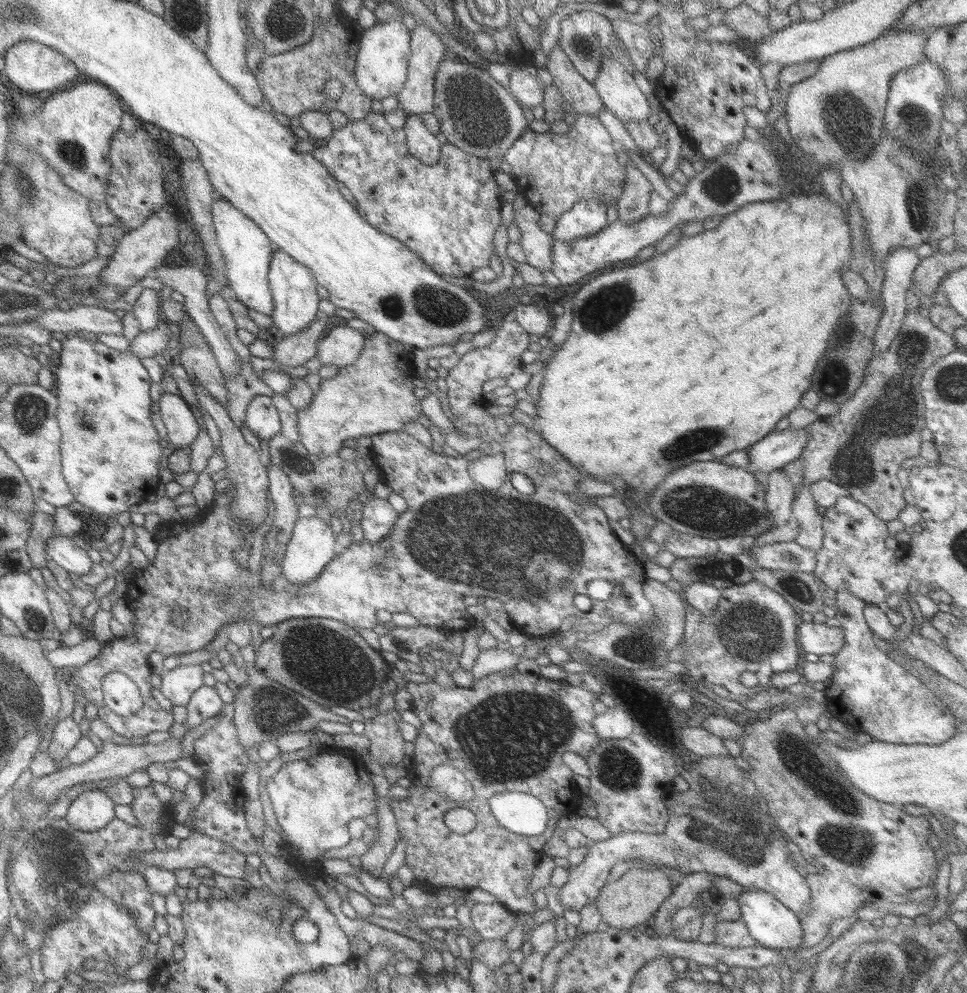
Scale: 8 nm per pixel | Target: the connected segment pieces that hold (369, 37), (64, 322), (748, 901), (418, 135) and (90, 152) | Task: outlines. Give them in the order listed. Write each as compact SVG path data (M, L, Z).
M388 17L382 23L377 23L361 32L356 58L356 85L374 100L382 100L388 96L397 96L407 80L408 59L410 50L410 29L402 19Z
M75 306L68 311L59 308L45 311L28 324L38 324L51 332L65 335L81 335L92 332L95 335L123 336L123 320L114 312L96 306Z
M750 887L748 891L743 891L740 896L736 897L740 921L746 924L746 928L750 936L758 945L767 949L782 949L792 952L794 947L798 947L802 943L802 926L798 921L797 914L783 906L774 896L768 892L762 892L758 889Z
M408 116L403 130L406 134L407 148L412 156L427 165L432 165L440 159L441 143L424 125L421 117Z
M81 78L68 90L58 91L50 98L44 97L42 106L32 114L13 113L9 116L10 137L24 143L30 151L42 155L48 167L56 170L64 184L90 200L92 219L98 227L96 238L96 258L110 258L116 250L118 241L130 230L120 226L120 220L112 214L106 204L110 141L116 130L120 129L120 118L124 114L123 101L118 95L101 83Z

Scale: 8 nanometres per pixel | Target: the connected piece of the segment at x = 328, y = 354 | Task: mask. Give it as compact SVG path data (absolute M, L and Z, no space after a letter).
M347 326L330 330L328 336L317 345L315 357L323 366L335 366L338 370L354 364L364 347L363 336Z

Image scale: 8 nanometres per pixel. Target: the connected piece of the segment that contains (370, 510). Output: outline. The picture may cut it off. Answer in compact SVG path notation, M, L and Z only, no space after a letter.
M372 496L364 501L362 519L358 523L362 526L365 540L377 543L384 539L392 531L398 515L387 500Z

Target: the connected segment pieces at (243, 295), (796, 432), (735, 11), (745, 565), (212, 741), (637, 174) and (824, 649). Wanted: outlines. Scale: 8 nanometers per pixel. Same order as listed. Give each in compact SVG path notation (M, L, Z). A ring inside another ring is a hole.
M216 197L212 203L212 222L217 243L224 257L227 287L236 294L236 299L244 307L271 317L274 302L268 287L267 274L272 259L271 240L267 234L240 210L234 208L226 199Z
M788 428L782 432L769 433L748 448L748 470L766 474L781 470L783 466L801 456L806 443L808 435L805 429Z
M744 2L737 7L726 8L721 23L735 30L740 38L747 42L758 42L773 34L767 17L758 14Z
M719 550L716 554L705 558L676 558L668 570L672 580L676 580L684 590L688 588L688 584L694 584L694 582L712 584L712 586L723 590L735 584L738 585L754 580L752 573L756 568L759 568L755 561L752 552L746 551L734 556L728 556Z
M224 704L217 716L218 721L216 724L193 741L193 760L199 764L205 775L202 780L203 800L195 808L195 812L192 813L192 818L196 820L198 826L196 832L226 842L234 849L238 849L244 856L257 854L262 846L257 843L257 840L247 828L245 812L242 808L244 796L242 794L241 779L243 773L247 770L249 758L240 747L240 740L238 740L233 721L233 704Z
M632 161L625 164L626 181L618 197L618 219L623 223L634 223L650 215L648 203L653 198L653 188Z
M802 621L798 627L798 644L803 654L816 654L830 660L844 645L844 632L825 623Z

